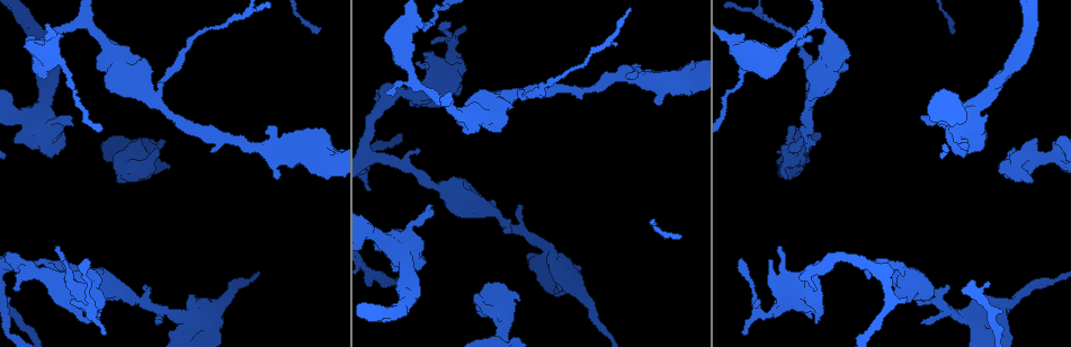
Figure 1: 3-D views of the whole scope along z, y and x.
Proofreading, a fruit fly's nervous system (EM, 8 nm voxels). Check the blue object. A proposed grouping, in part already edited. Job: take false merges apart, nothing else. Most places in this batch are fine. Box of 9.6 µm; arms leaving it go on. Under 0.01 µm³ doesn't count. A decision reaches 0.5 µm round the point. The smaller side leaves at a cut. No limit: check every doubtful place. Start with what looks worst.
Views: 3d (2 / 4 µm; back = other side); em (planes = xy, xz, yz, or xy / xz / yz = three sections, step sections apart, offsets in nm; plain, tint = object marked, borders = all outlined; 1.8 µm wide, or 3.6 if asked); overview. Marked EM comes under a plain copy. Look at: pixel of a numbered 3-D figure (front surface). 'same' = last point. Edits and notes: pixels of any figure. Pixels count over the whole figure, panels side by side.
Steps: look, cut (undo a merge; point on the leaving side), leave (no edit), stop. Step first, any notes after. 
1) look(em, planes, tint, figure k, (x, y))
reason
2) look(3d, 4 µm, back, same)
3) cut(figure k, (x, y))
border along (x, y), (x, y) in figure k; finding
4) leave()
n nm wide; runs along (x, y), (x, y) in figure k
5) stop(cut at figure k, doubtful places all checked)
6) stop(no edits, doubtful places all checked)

look(em, yz, step 8, tint, figure 1, (199, 321))
four arms meet

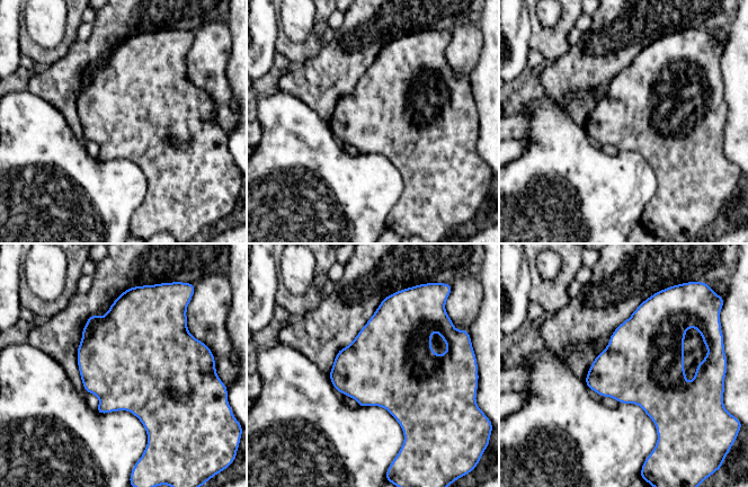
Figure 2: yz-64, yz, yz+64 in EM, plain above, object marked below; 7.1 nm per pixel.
leave()
continuous, no second neuron

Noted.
look(em, 3.6 µm, xy, step 4, tint, figure 1, (500, 308))
abrupt turn

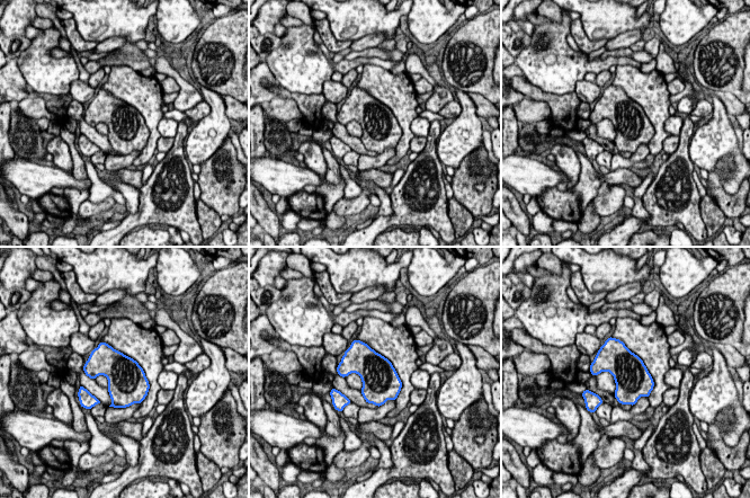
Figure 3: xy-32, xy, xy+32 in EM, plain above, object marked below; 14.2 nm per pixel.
look(em, 3.6 µm, planes, borders, same)
cut it another way

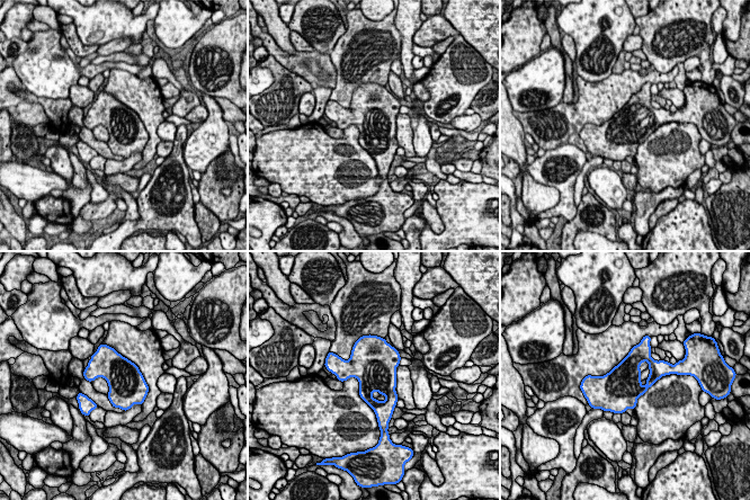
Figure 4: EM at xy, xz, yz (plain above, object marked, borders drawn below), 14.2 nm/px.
leave()
one neuron here

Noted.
look(em, 3.6 µm, xy, step 4, tint, figure 1, (328, 152))
thick turns thin

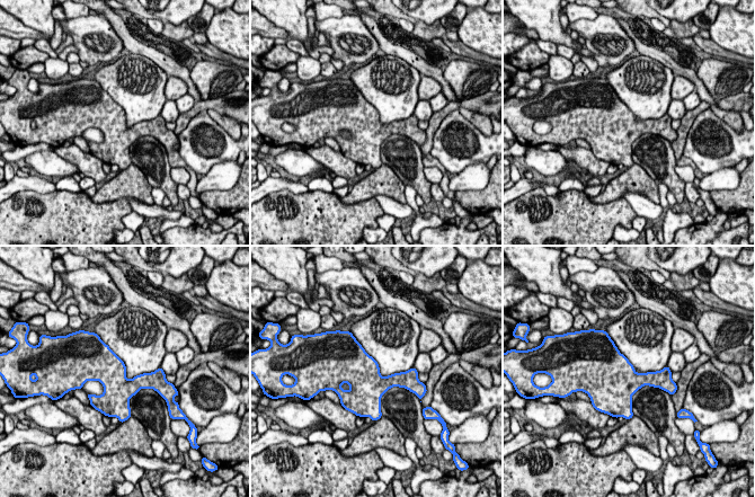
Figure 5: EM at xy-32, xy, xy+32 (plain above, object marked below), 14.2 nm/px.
leave()
continuous, no second neuron

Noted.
look(3d, 4 µm, figure 1, (272, 149))

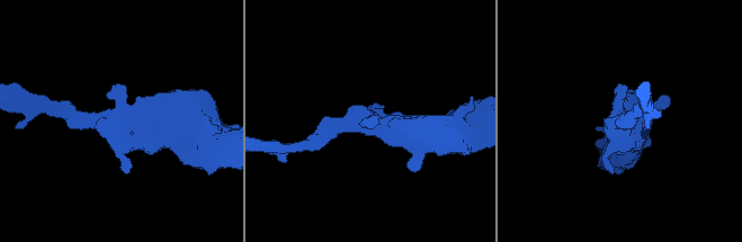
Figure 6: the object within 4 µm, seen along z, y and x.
look(em, xy, step 8, tint, figure 6, (115, 125))

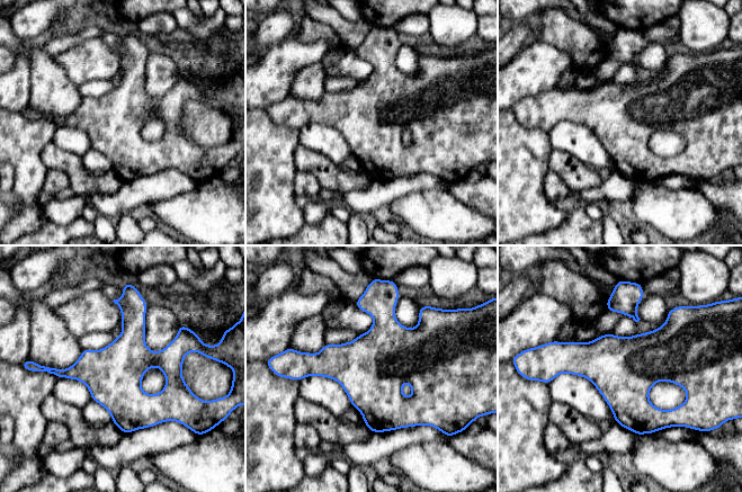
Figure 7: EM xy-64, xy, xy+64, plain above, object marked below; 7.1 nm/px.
look(em, planes, tint, same)
another direction

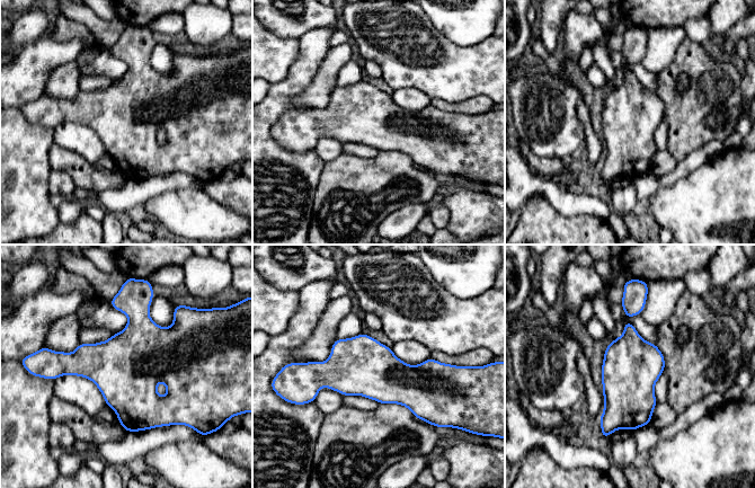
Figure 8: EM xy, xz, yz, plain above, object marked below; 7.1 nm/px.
leave()
continuous, no second neuron

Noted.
stop(no edits, doubtful places all checked)

